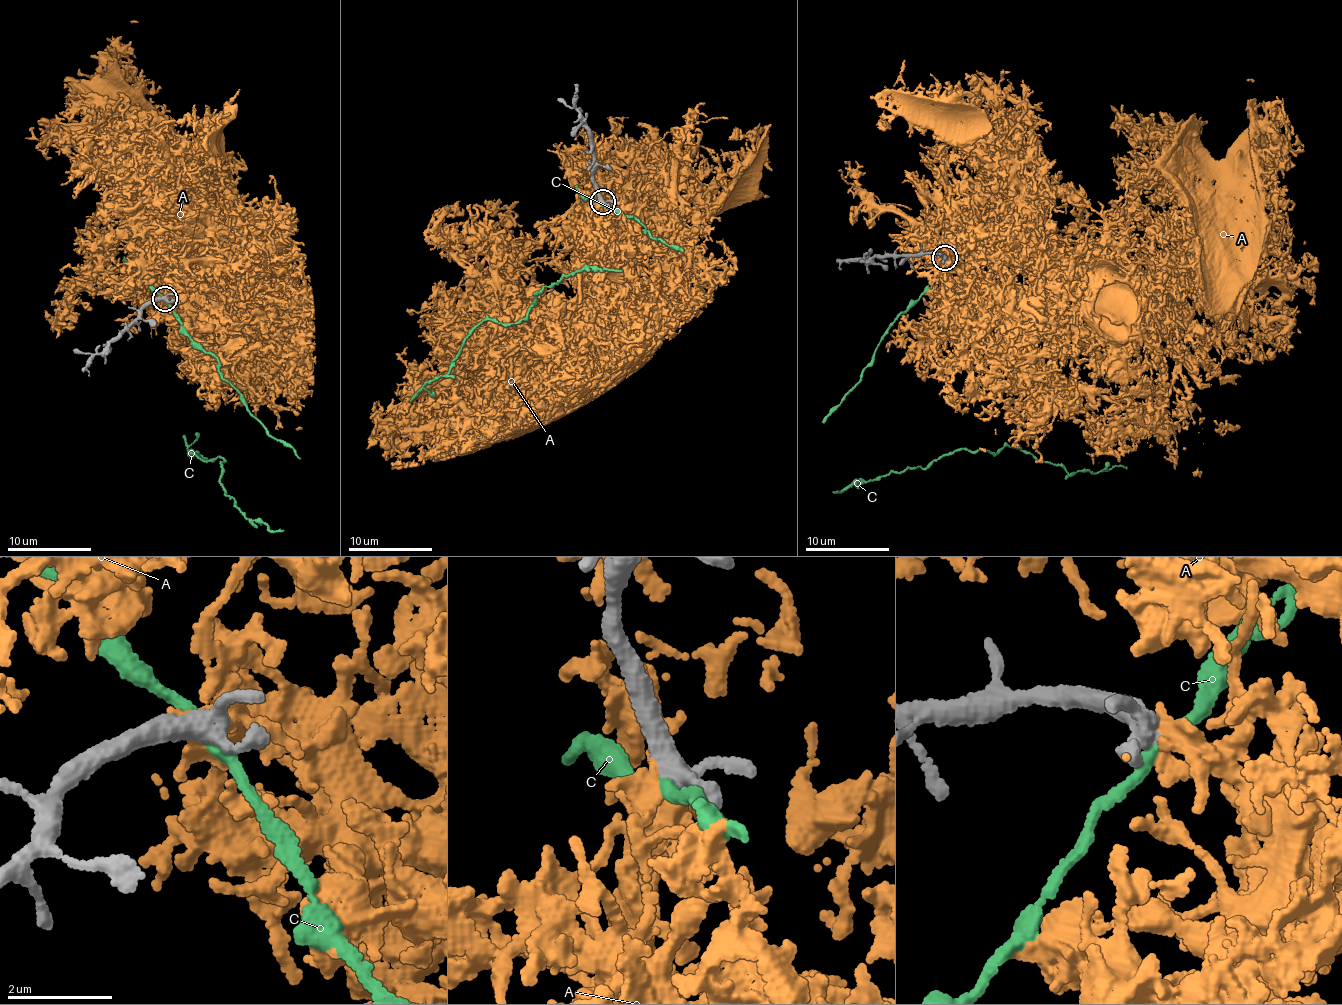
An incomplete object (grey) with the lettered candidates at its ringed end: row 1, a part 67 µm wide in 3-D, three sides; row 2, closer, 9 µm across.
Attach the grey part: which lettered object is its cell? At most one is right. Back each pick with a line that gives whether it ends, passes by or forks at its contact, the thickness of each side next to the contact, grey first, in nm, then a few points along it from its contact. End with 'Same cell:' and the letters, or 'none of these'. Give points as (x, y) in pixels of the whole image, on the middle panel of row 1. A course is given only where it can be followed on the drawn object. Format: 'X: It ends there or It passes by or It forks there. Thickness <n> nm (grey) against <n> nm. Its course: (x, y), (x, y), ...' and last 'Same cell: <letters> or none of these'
Same cell: none of these

